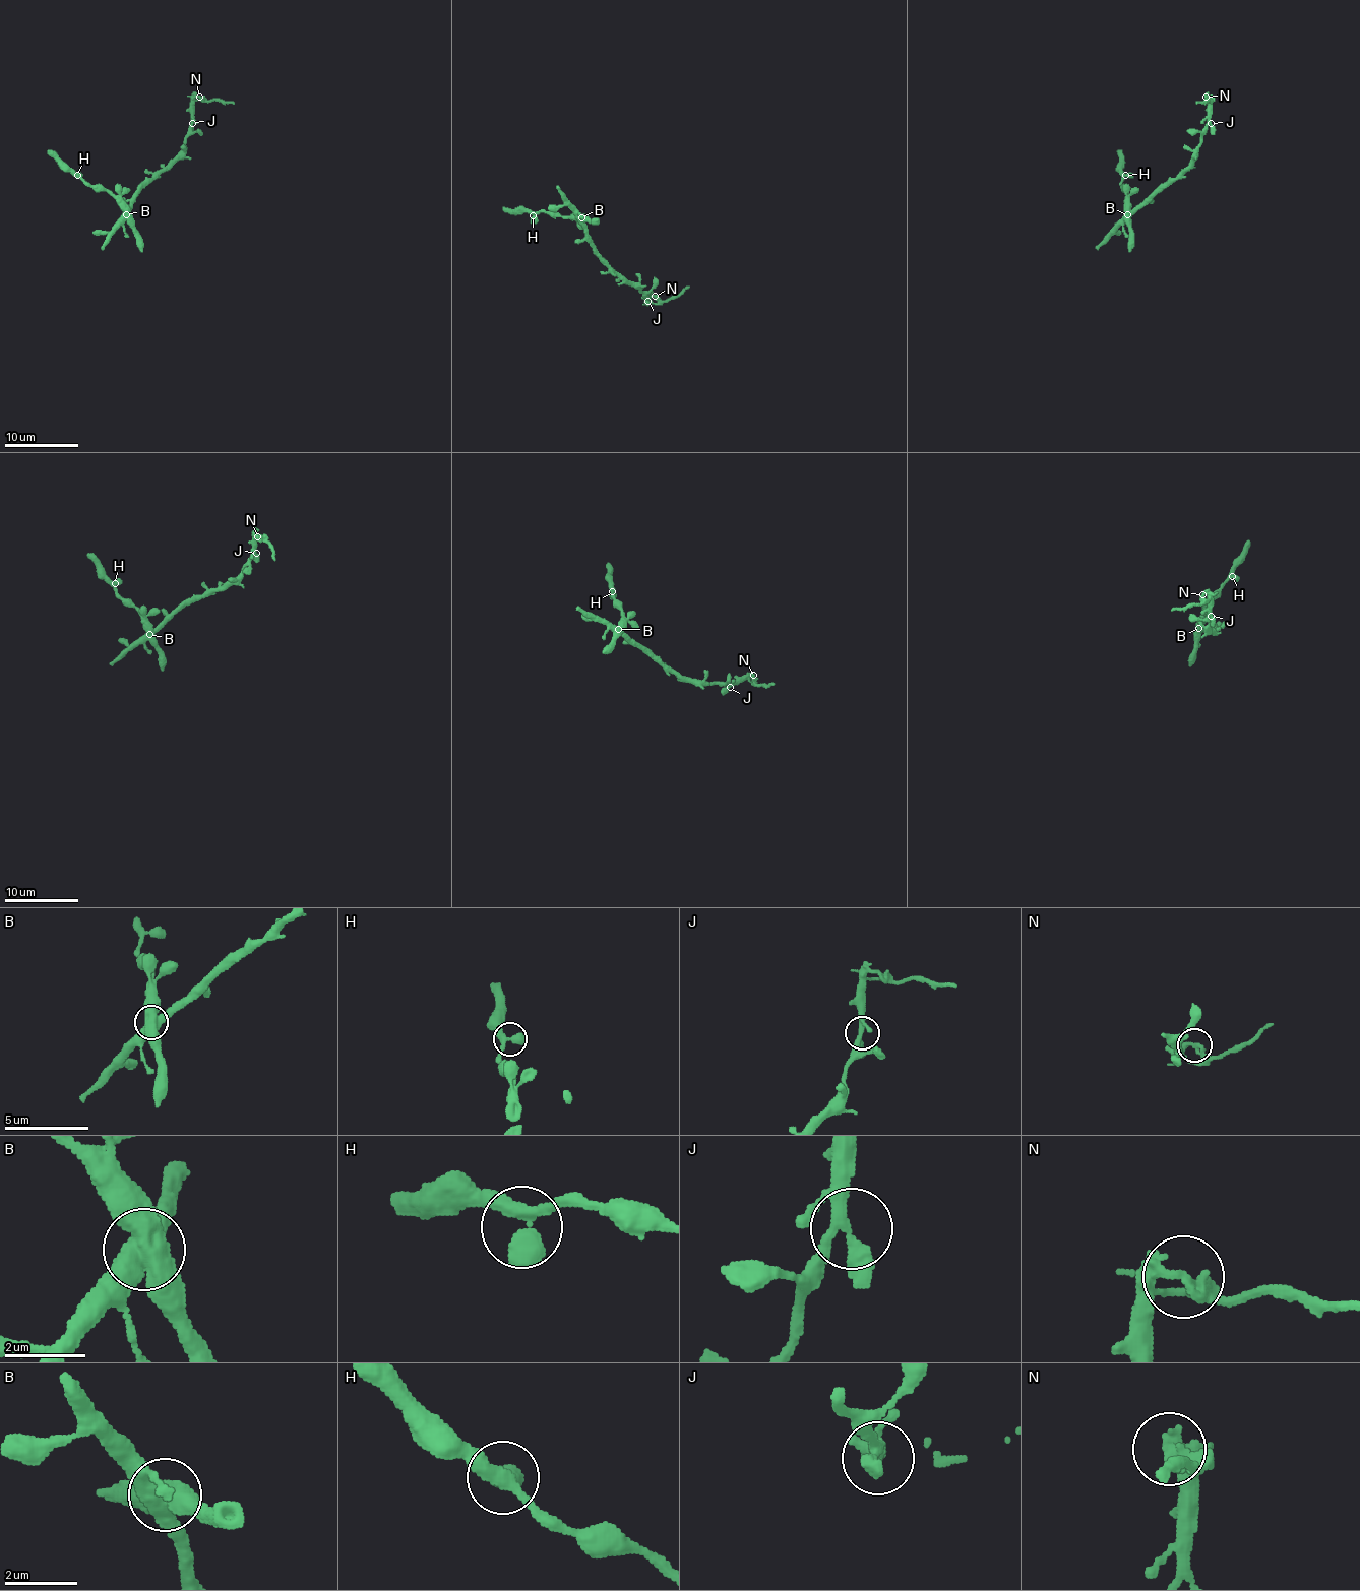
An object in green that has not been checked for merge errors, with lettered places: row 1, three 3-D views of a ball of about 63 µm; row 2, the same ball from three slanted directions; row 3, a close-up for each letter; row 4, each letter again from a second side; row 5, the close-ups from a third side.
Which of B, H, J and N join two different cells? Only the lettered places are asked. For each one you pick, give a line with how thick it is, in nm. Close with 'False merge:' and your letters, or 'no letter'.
B: Thickness 650 nm
N: Thickness 280 nm
False merge: B, N

